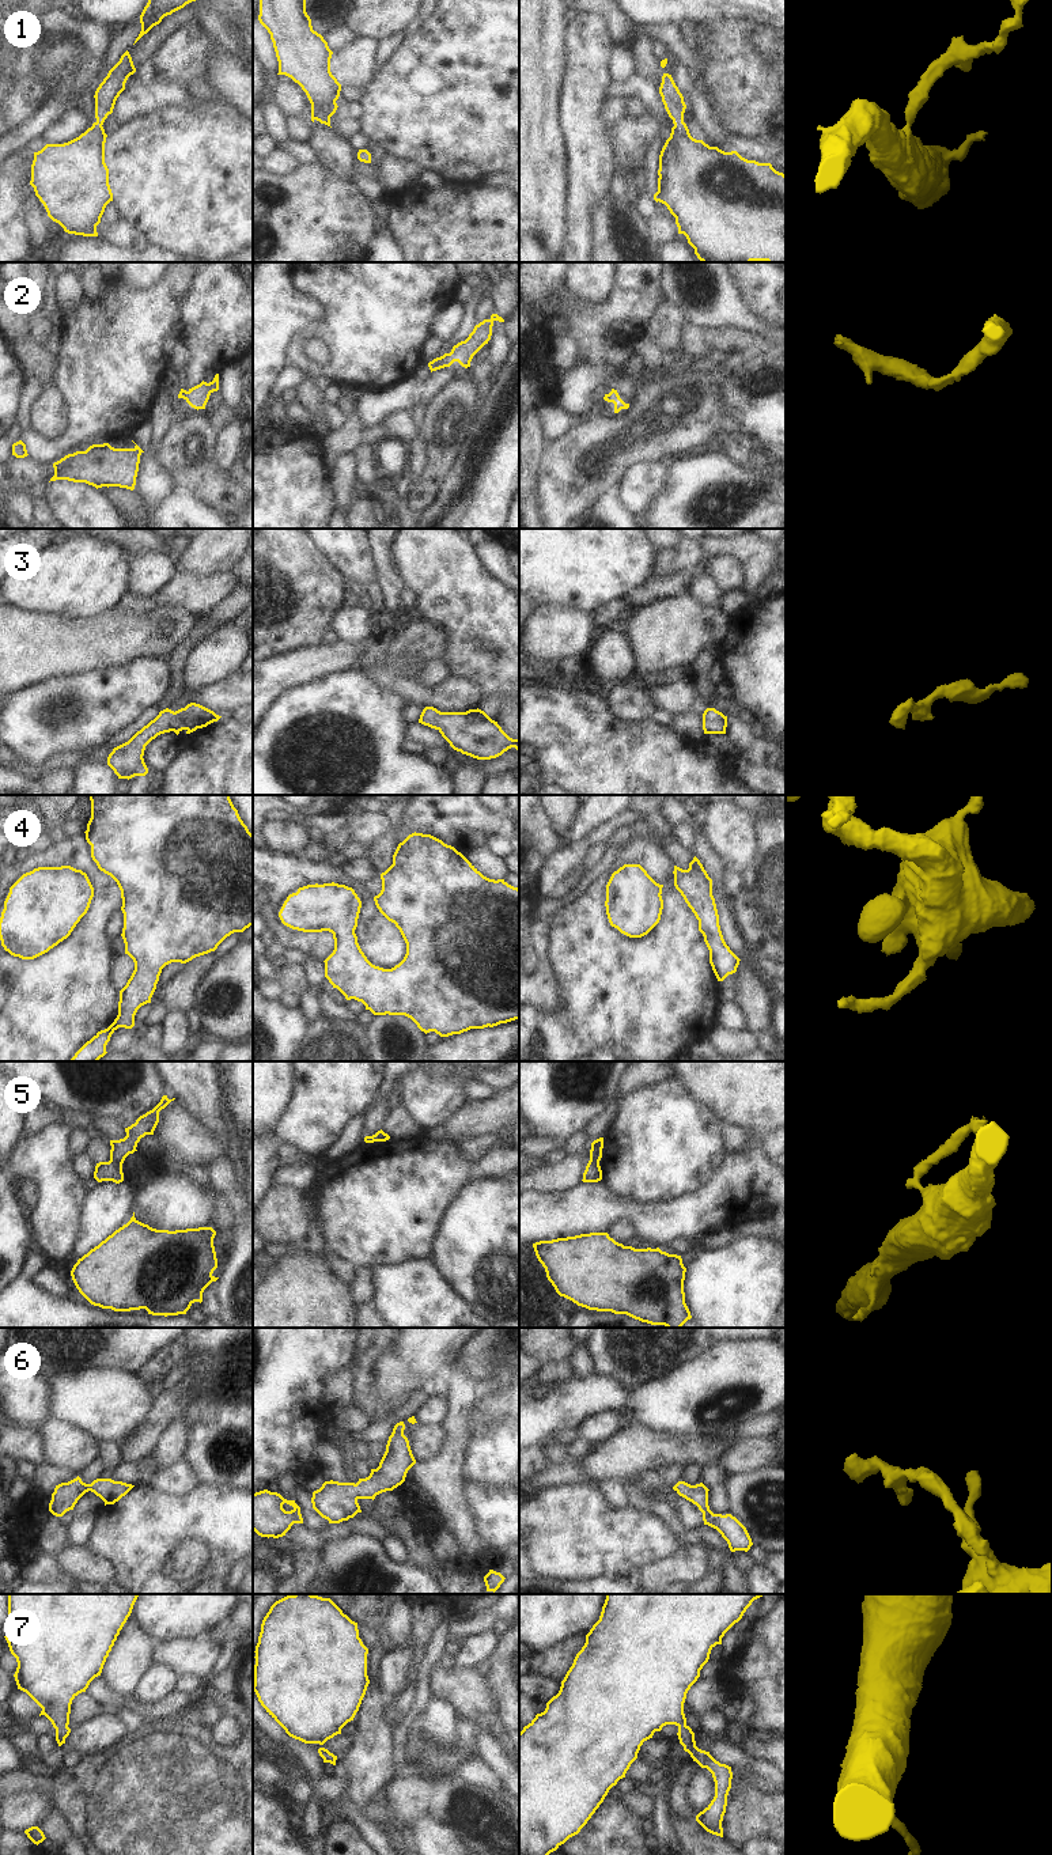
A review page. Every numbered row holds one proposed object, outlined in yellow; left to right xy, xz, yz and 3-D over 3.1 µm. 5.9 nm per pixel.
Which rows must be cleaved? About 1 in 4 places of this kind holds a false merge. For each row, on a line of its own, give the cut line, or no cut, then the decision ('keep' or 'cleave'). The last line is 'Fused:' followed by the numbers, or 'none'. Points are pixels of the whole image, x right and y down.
1: no cut; keep
2: no cut; keep
3: no cut; keep
4: no cut; keep
5: cut in xy along (110, 1159), (121, 1165); cleave
6: no cut; keep
7: no cut; keep
Fused: 5

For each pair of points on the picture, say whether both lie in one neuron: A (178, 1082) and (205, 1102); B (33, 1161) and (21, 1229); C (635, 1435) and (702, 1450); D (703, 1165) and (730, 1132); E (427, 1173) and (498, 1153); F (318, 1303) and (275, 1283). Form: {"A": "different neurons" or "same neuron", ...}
{"A": "same neuron", "B": "different neurons", "C": "same neuron", "D": "different neurons", "E": "different neurons", "F": "same neuron"}

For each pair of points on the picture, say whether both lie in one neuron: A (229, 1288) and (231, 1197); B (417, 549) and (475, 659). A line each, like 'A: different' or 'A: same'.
A: same
B: same

